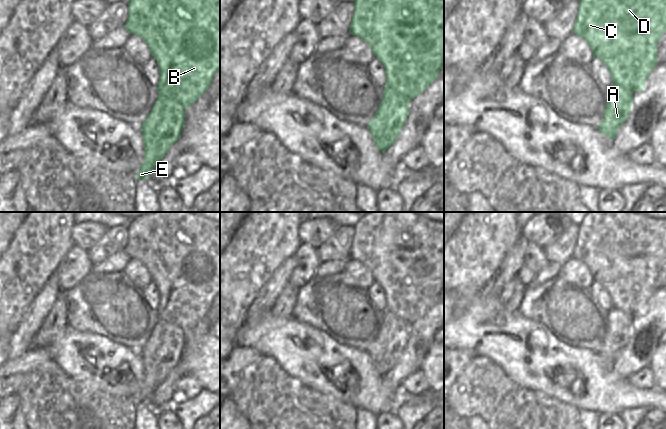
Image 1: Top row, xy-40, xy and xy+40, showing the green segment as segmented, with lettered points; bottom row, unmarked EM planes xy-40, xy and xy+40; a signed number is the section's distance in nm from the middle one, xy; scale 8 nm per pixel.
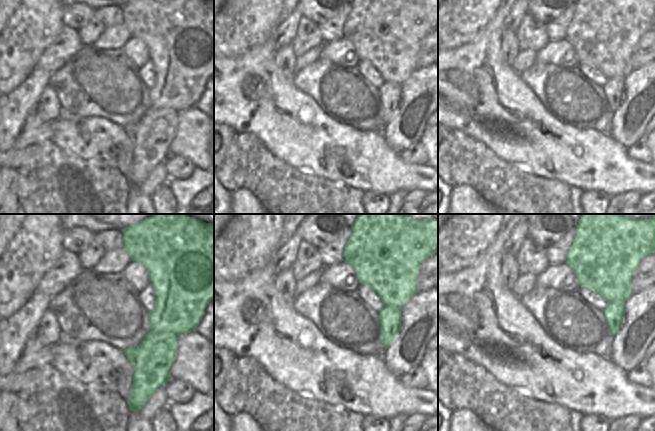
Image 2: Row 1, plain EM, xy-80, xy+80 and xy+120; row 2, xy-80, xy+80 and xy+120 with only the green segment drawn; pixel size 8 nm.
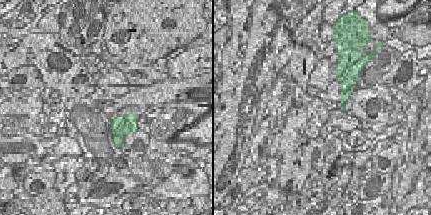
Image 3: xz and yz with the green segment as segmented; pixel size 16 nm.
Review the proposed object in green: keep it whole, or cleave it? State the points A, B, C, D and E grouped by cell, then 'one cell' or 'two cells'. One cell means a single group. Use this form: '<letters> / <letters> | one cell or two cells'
A B C D E | one cell

